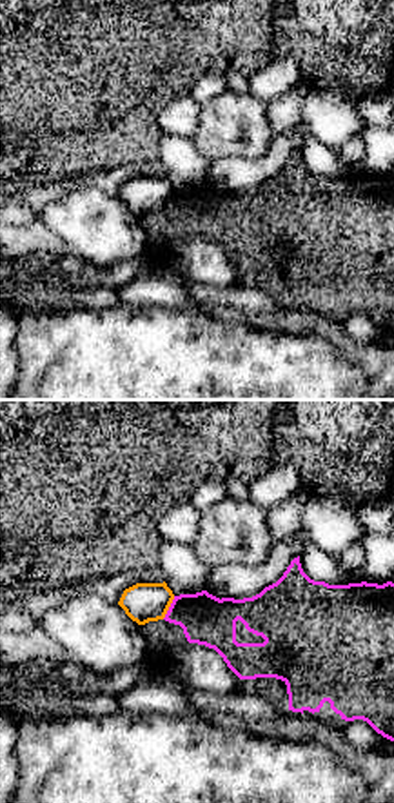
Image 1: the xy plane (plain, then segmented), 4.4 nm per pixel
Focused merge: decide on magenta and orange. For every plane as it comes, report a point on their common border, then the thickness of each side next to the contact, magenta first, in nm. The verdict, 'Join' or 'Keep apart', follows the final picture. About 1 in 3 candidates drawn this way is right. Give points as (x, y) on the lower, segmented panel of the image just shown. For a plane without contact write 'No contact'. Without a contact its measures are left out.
Touches magenta at (169, 607). Thickness 220 nm (magenta) against 180 nm

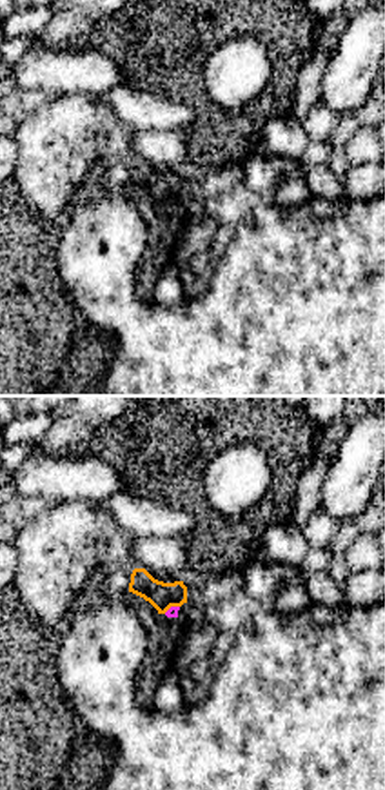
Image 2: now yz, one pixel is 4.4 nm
Touches magenta at (171, 607). Thickness 50 nm (magenta) against 120 nm

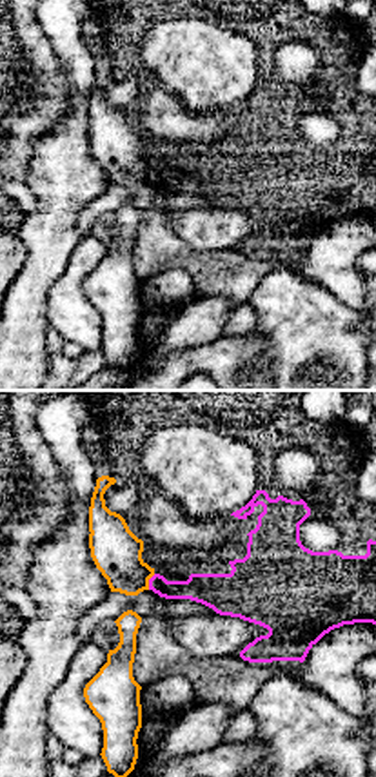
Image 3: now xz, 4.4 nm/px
Touches magenta at (149, 581). Thickness 130 nm (magenta) against 220 nm

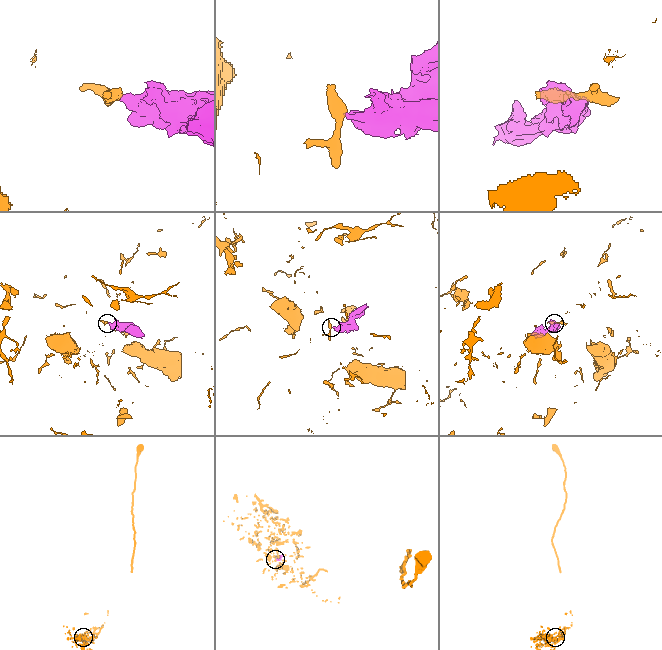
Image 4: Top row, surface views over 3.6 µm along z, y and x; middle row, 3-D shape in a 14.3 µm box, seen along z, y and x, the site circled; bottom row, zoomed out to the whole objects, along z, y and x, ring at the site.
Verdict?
Keep apart

